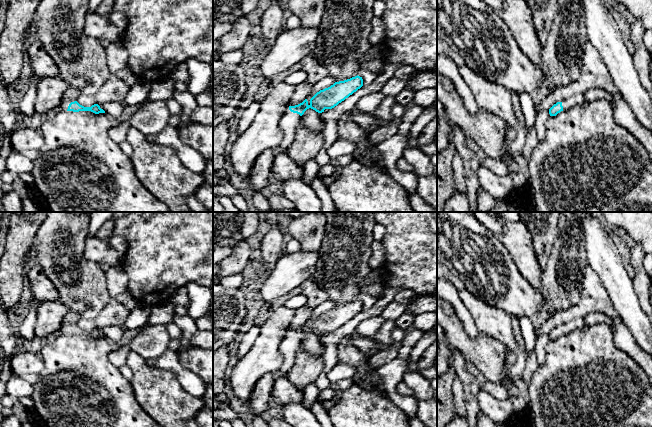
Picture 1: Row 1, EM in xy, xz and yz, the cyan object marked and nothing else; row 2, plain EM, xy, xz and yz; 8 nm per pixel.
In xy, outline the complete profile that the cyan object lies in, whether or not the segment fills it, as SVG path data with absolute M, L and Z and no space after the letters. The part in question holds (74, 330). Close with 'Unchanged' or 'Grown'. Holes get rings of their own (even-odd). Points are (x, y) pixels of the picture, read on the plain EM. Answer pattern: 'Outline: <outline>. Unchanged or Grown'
Outline: M63 323L60 331L62 332L62 334L73 335L73 336L91 335L95 338L105 337L105 335L101 333L98 328L94 328L91 331L84 331L80 329L77 325L70 326L65 323Z. Grown

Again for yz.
Outline: M576 318L572 321L569 321L562 326L557 326L549 333L550 340L556 340L563 334L568 334L576 329L584 329L589 325L583 320L583 318Z. Grown

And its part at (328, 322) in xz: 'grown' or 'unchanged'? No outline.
grown

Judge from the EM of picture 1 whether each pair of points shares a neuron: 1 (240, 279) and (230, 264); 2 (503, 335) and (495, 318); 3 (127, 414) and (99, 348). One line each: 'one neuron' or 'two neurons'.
1: two neurons
2: one neuron
3: one neuron

